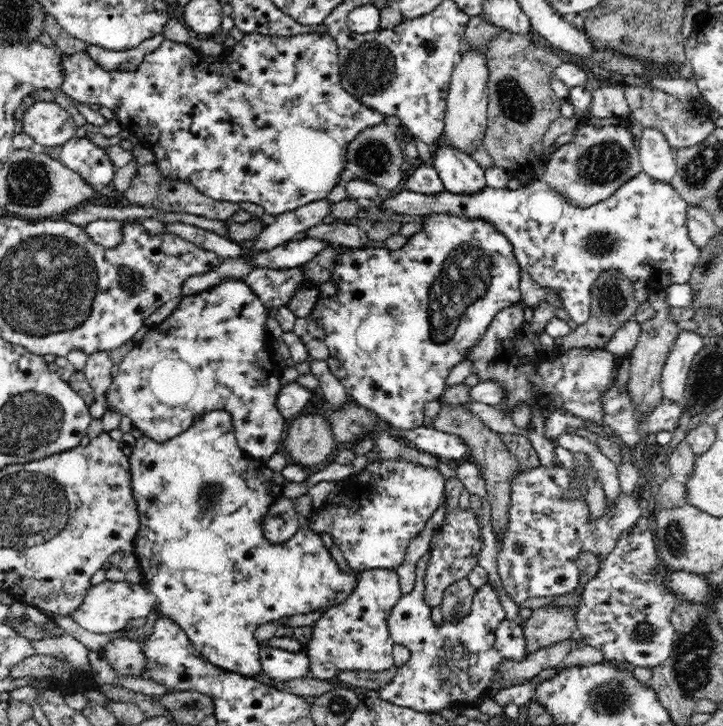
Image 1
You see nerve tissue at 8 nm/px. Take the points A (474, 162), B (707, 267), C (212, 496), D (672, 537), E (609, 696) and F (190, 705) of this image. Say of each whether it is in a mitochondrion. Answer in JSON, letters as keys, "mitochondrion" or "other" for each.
{"A":"other","B":"mitochondrion","C":"mitochondrion","D":"mitochondrion","E":"mitochondrion","F":"mitochondrion"}

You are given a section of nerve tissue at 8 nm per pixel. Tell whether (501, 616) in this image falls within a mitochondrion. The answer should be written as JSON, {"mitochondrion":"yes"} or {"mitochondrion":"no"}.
{"mitochondrion":"no"}

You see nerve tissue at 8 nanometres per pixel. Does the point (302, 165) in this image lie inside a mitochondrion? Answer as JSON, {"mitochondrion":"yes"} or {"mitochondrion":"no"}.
{"mitochondrion":"no"}

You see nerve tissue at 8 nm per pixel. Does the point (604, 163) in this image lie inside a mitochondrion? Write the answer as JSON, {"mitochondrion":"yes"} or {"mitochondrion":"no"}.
{"mitochondrion":"yes"}

